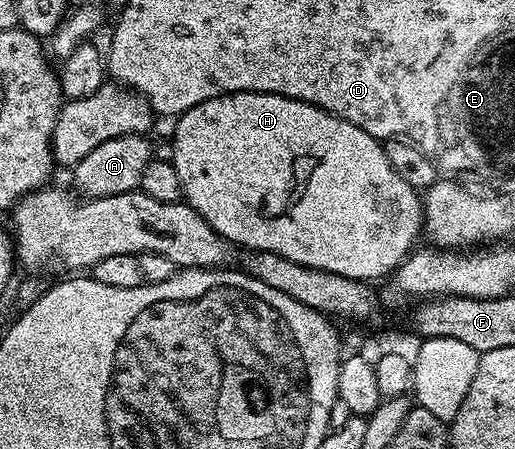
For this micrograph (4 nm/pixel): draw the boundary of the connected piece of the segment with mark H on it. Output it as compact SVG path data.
M246 90L245 92L237 92L236 94L222 94L216 98L205 100L193 108L189 108L185 113L178 115L178 117L174 119L174 122L175 139L171 142L171 154L169 153L169 161L177 168L177 176L181 176L183 198L185 199L187 205L193 207L193 209L199 213L199 215L203 217L204 220L206 220L206 222L208 222L209 225L212 226L220 236L222 236L222 238L227 239L228 243L235 245L236 242L239 246L247 246L243 248L246 248L248 251L264 250L265 252L273 252L277 256L285 256L285 260L293 260L302 266L333 272L339 276L362 278L364 280L372 280L371 278L383 278L386 274L387 277L394 275L396 268L398 268L403 261L406 260L408 254L412 253L412 251L416 249L417 243L415 243L415 241L418 240L419 234L421 238L421 231L424 229L423 206L421 203L420 191L413 189L409 184L405 184L405 180L401 180L401 176L397 176L397 172L393 168L393 164L389 164L389 156L387 155L384 143L380 141L380 139L373 137L373 135L369 132L365 132L361 128L357 128L353 124L349 124L349 120L338 118L336 114L325 112L321 108L317 108L308 102L293 100L292 98L281 96L280 94L259 94L256 90Z

